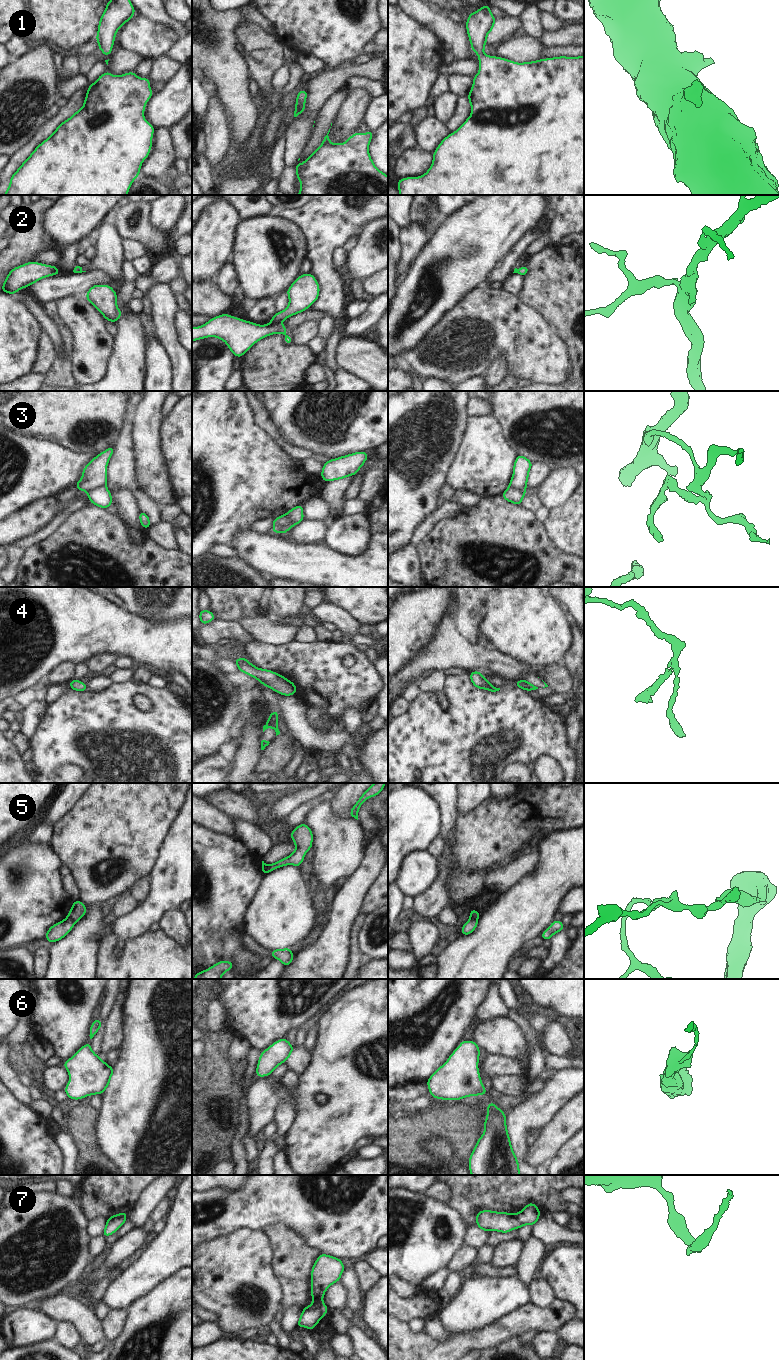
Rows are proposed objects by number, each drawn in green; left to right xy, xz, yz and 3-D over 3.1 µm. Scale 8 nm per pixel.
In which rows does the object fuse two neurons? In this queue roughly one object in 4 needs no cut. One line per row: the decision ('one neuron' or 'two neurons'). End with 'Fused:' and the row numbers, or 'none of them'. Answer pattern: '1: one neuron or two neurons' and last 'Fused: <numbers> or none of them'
1: one neuron
2: two neurons
3: two neurons
4: two neurons
5: two neurons
6: one neuron
7: two neurons
Fused: 2, 3, 4, 5, 7

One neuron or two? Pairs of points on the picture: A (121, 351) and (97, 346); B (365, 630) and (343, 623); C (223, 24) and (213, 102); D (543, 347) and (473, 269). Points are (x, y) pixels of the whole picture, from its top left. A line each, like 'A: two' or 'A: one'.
A: two
B: two
C: two
D: two

